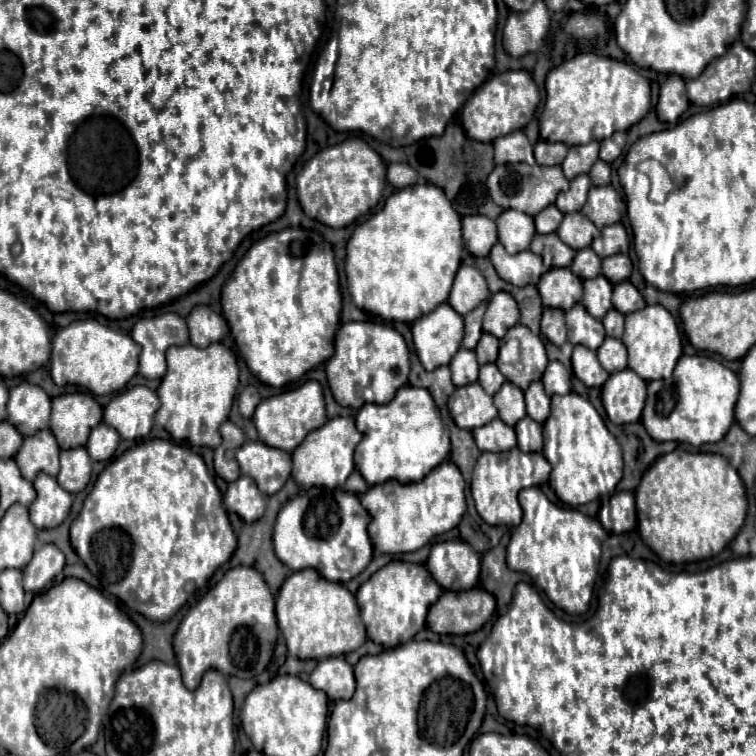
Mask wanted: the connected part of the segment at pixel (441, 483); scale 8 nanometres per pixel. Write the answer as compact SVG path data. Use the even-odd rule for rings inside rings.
M443 461L439 467L435 467L425 479L419 483L401 483L401 481L385 481L379 485L369 487L361 495L363 507L371 511L371 541L375 543L375 549L381 553L411 553L421 549L429 543L431 537L451 531L459 525L463 513L467 511L465 501L465 481L451 461Z

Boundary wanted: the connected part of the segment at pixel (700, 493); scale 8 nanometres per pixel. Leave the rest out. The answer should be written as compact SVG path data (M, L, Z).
M675 449L661 455L649 471L643 475L635 489L638 531L645 545L649 545L667 563L687 563L713 557L737 535L745 521L747 497L739 473L729 465L723 455L717 453L689 453Z

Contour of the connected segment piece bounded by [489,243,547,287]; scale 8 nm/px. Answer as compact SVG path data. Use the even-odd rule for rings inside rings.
M497 243L491 249L489 259L495 265L501 279L507 279L509 283L515 283L519 287L523 287L527 283L537 285L539 275L543 275L543 271L547 271L547 267L539 259L539 255L535 255L531 251L521 251L521 253L509 255L501 243Z

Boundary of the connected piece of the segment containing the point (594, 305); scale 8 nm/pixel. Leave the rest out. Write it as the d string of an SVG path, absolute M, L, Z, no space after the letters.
M597 275L595 279L583 281L583 307L587 307L589 315L595 315L595 319L601 319L609 309L613 309L611 303L611 291L613 285L607 277Z

